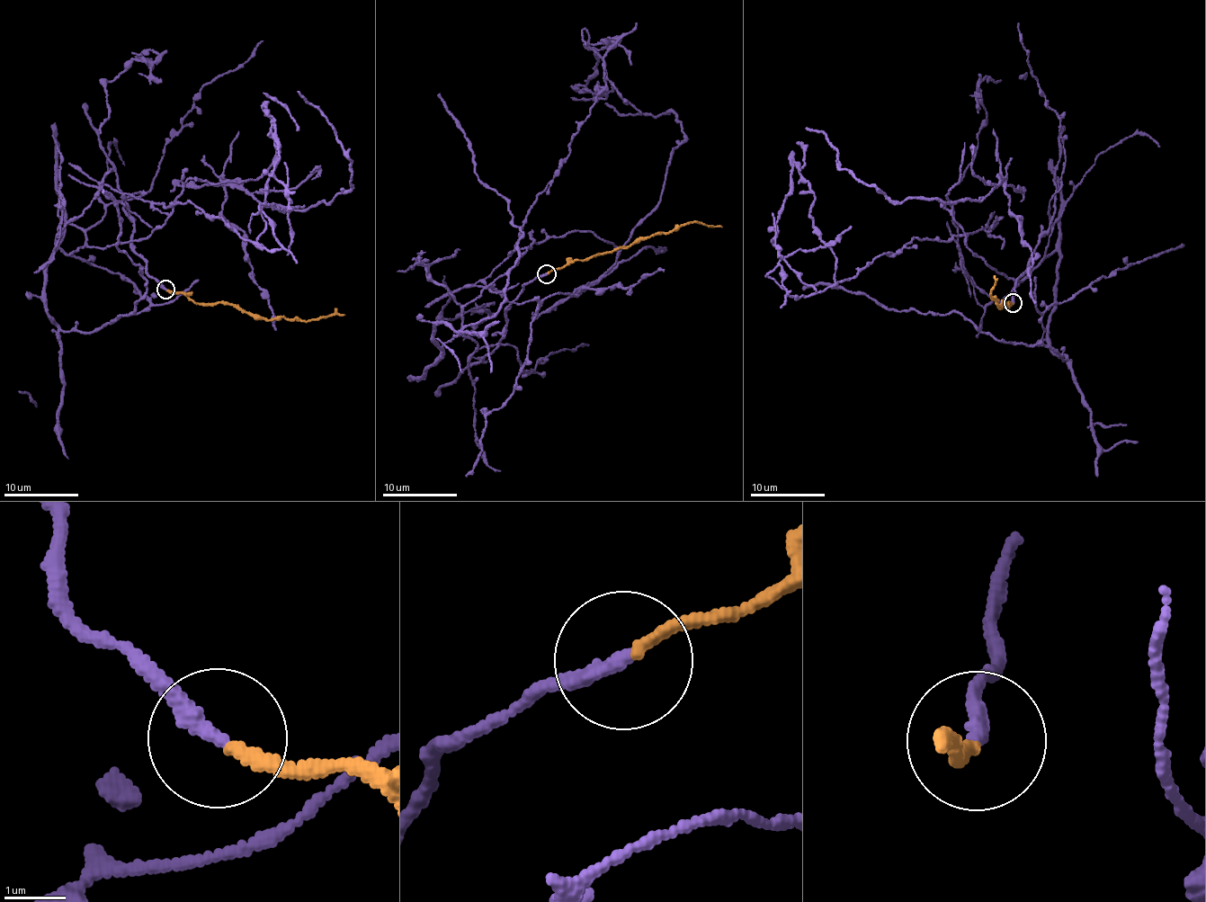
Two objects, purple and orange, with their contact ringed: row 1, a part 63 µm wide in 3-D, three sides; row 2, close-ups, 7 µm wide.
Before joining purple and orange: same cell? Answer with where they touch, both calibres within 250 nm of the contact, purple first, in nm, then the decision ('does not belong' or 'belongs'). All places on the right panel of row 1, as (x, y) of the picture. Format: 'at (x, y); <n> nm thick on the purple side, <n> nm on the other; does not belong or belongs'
at (1013, 303); 280 nm thick on the purple side, 200 nm on the other; does not belong

